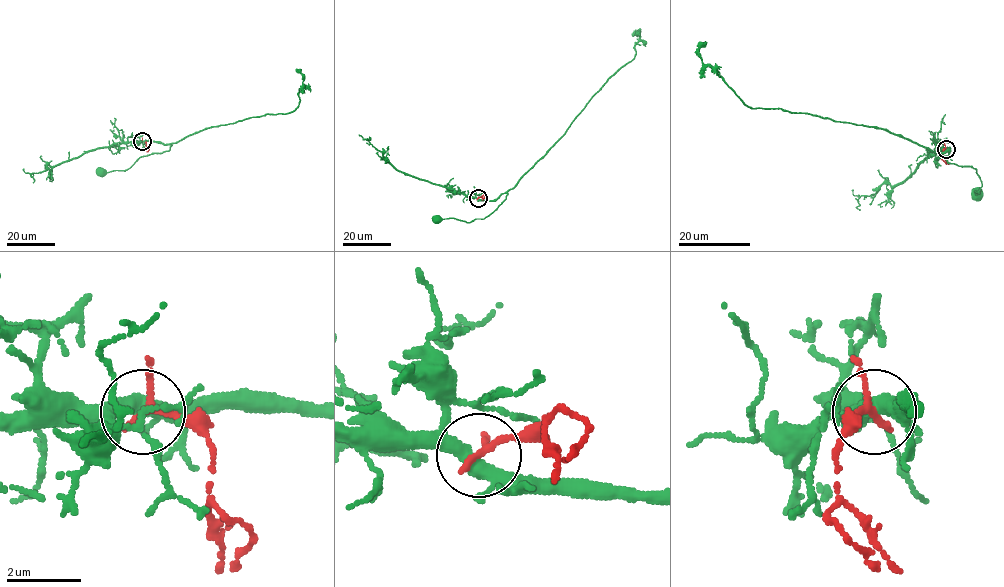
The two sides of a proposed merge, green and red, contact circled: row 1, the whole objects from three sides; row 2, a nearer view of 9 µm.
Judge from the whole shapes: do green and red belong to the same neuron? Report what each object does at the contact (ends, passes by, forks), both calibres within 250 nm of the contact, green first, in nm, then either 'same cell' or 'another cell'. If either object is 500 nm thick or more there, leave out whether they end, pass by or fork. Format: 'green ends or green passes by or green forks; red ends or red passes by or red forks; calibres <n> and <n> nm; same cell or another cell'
green forks; red passes by; calibres 360 and 180 nm; another cell

